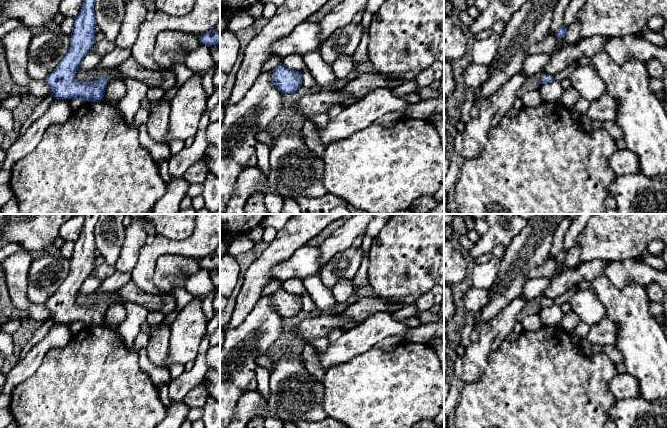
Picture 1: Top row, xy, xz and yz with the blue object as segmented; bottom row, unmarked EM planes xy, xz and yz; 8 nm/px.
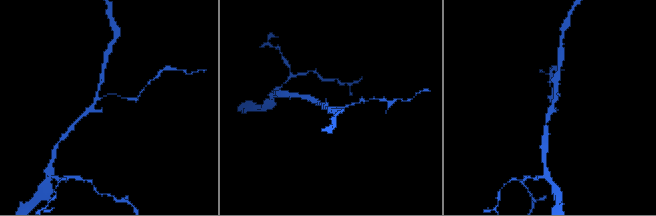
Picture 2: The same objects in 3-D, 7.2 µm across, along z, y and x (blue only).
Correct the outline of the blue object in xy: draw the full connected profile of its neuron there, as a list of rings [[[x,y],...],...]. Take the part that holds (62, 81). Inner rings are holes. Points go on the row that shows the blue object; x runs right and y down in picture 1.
[[[84,0],[78,16],[74,18],[69,50],[44,80],[51,90],[50,95],[55,99],[101,101],[109,81],[125,81],[127,78],[121,72],[106,72],[99,79],[90,82],[79,81],[76,78],[76,71],[83,58],[95,44],[95,2],[96,0]]]

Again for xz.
[[[280,64],[272,72],[271,80],[282,94],[292,94],[302,86],[302,74],[299,71]]]

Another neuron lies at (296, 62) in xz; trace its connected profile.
[[[290,54],[288,56],[283,57],[282,64],[292,70],[296,70],[299,72],[303,72],[304,70],[308,70],[303,56],[299,54]]]

